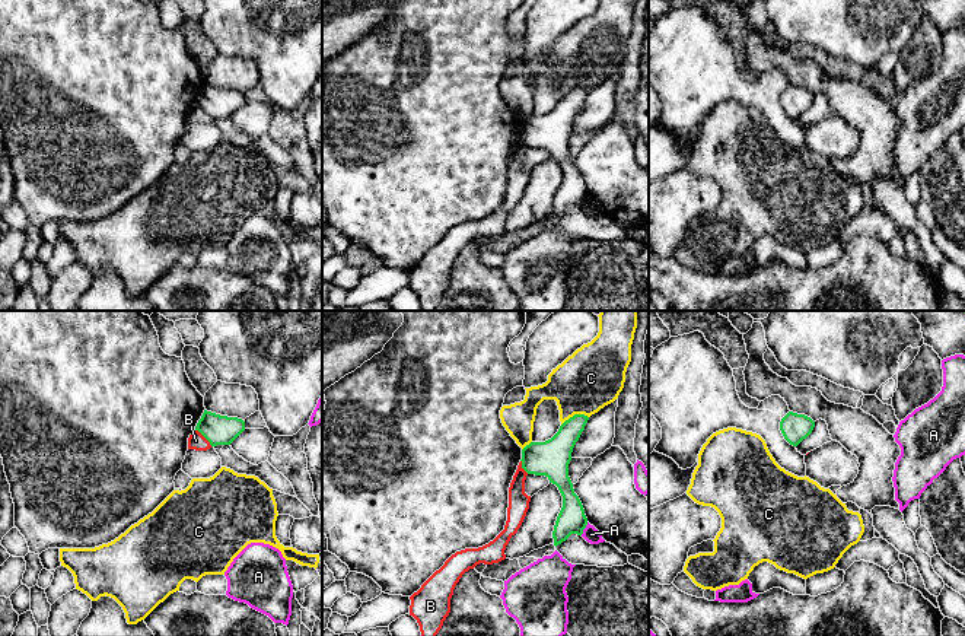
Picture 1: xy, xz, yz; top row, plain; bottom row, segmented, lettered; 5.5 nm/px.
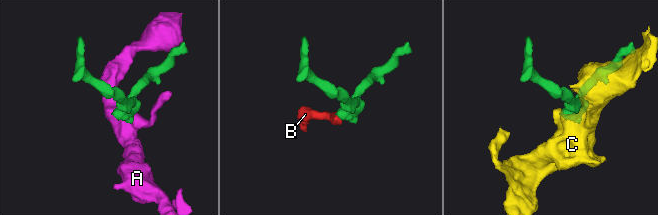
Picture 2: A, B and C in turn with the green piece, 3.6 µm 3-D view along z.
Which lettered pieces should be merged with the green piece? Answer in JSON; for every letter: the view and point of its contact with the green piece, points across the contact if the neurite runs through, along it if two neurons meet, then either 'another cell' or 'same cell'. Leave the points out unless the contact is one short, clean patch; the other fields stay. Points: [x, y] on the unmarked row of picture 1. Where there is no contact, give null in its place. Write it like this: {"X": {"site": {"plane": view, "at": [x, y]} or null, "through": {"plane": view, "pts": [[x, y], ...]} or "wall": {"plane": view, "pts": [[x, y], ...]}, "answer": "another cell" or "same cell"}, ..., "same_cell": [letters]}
{"A": {"site": {"plane": "xz", "at": [585, 200]}, "wall": {"plane": "xz", "pts": [[588, 196], [580, 207]]}, "answer": "another cell"}, "B": {"site": {"plane": "xy", "at": [204, 110]}, "wall": {"plane": "xy", "pts": [[196, 102], [212, 118]]}, "answer": "another cell"}, "C": {"site": {"plane": "xz", "at": [575, 88]}, "answer": "another cell"}, "same_cell": []}

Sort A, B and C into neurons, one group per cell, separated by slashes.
A / B / C

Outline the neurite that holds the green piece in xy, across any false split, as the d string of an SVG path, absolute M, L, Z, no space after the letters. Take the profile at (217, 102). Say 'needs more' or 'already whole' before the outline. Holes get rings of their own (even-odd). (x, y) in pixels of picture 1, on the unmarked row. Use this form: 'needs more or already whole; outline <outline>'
already whole; outline M204 83L195 104L198 104L211 120L230 118L245 104L245 95L238 90L220 89Z

